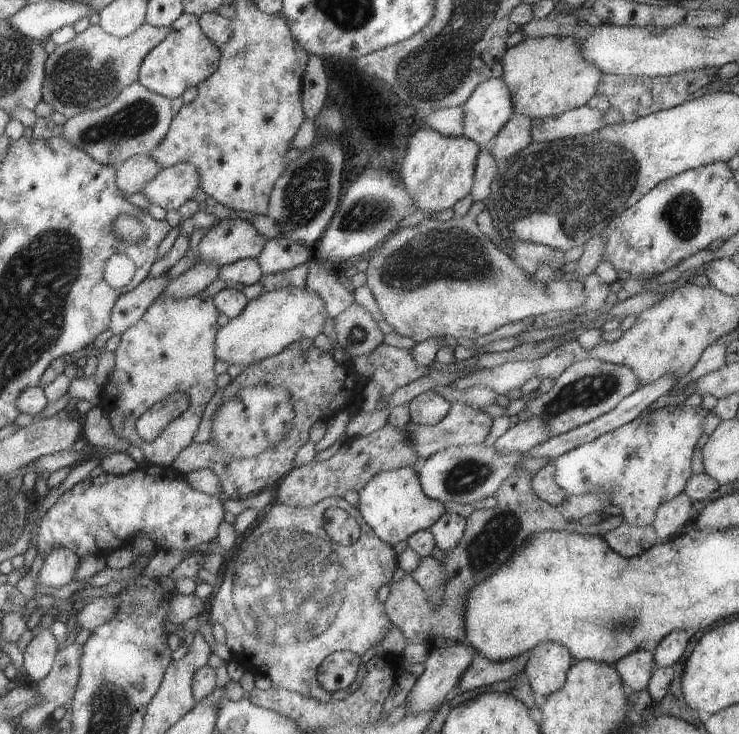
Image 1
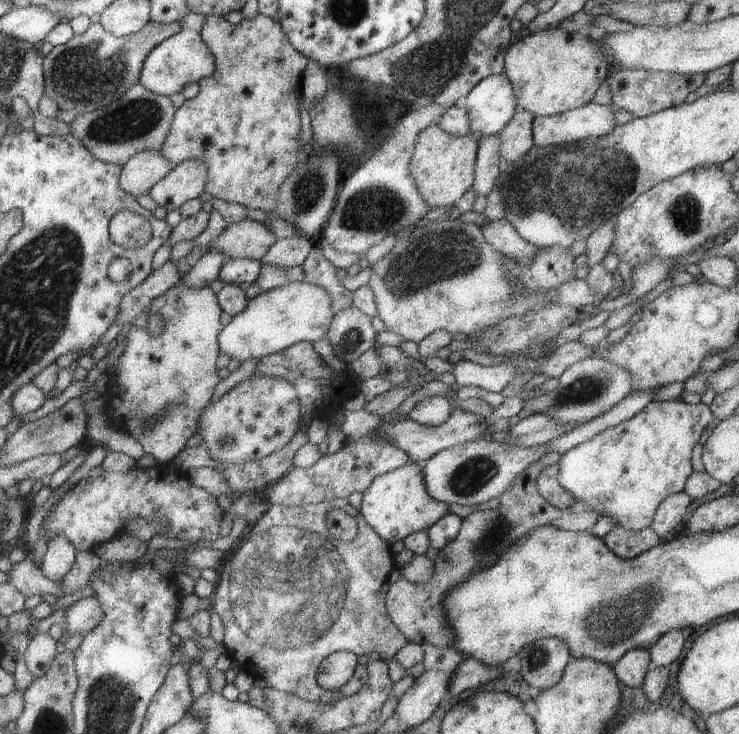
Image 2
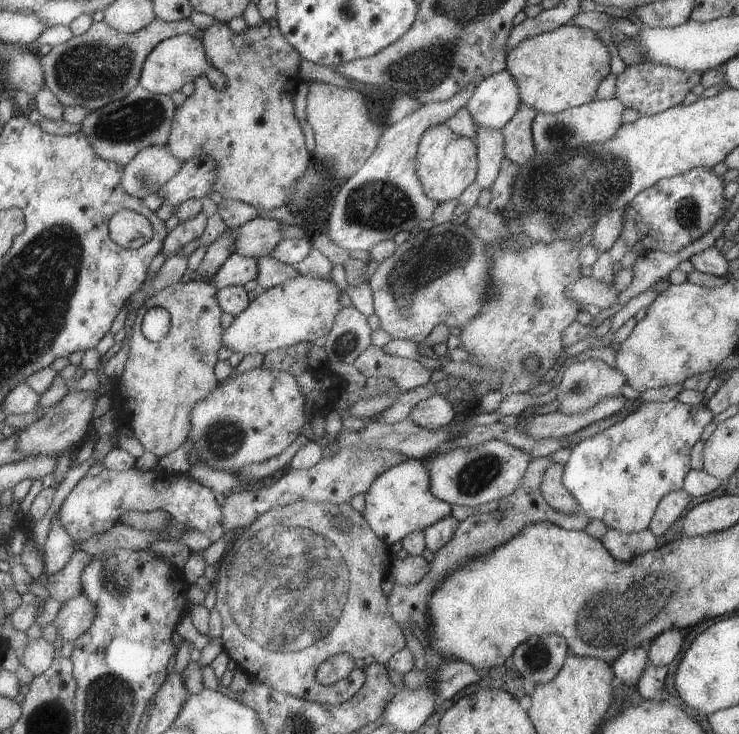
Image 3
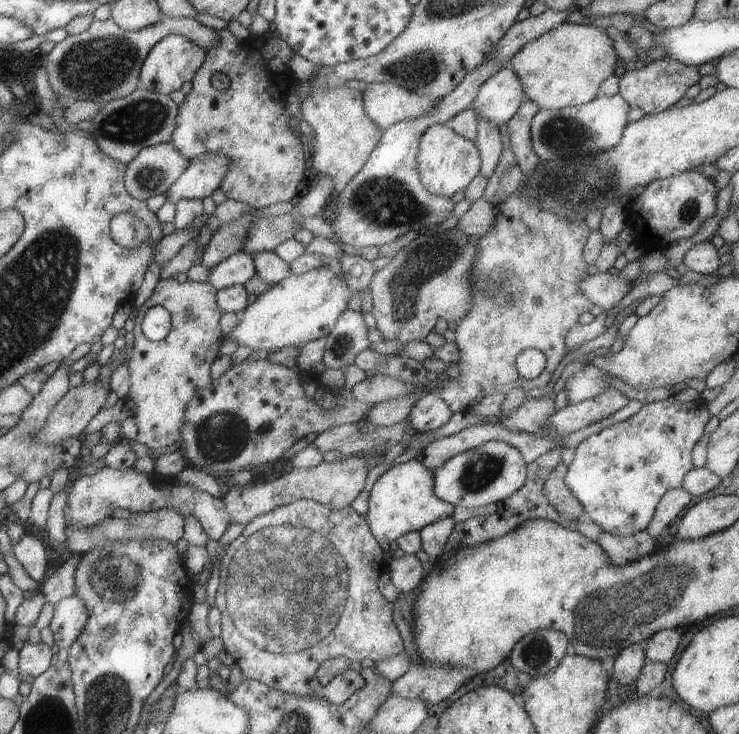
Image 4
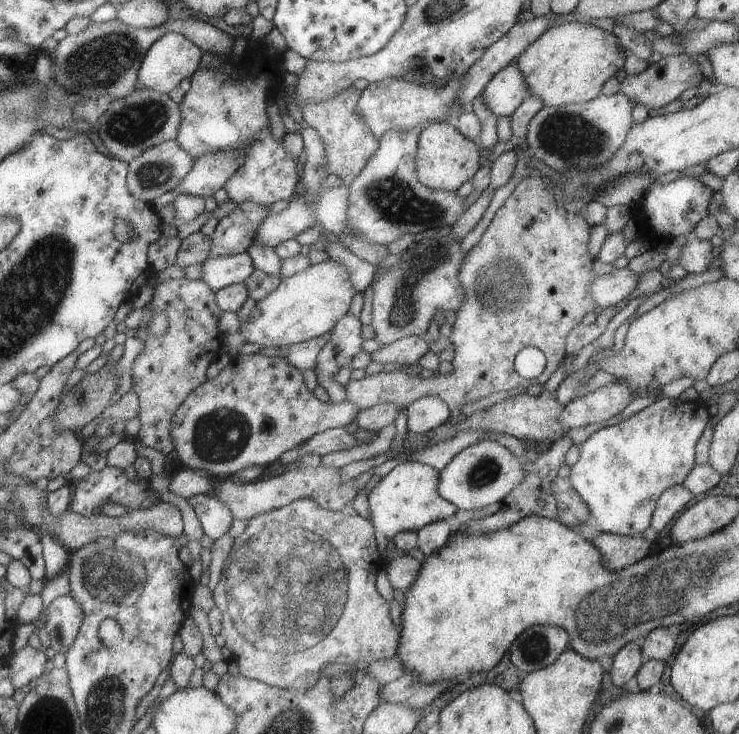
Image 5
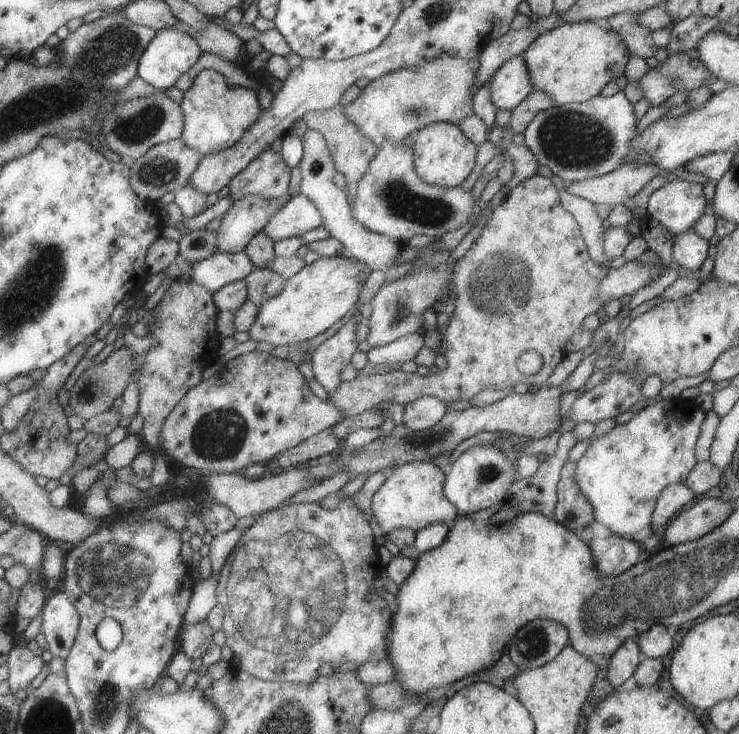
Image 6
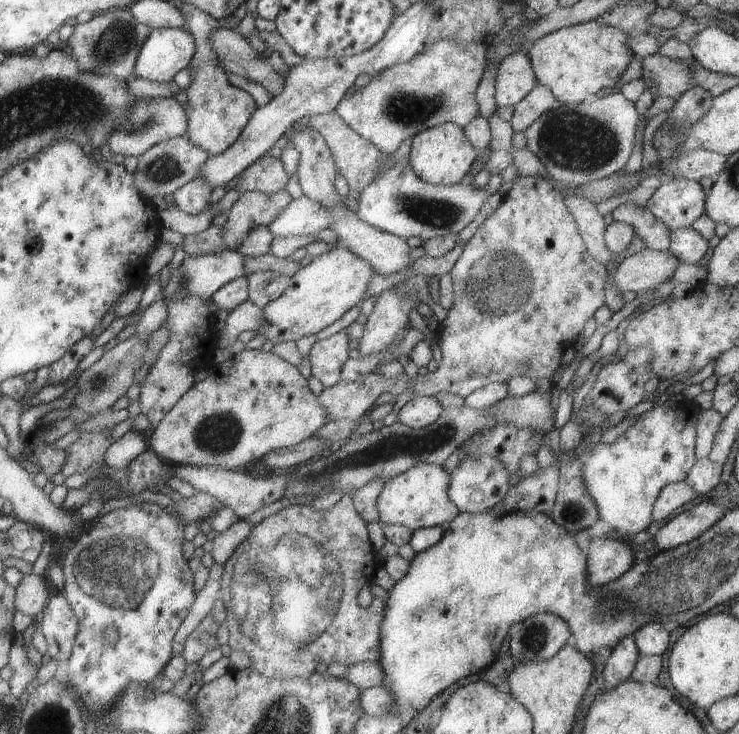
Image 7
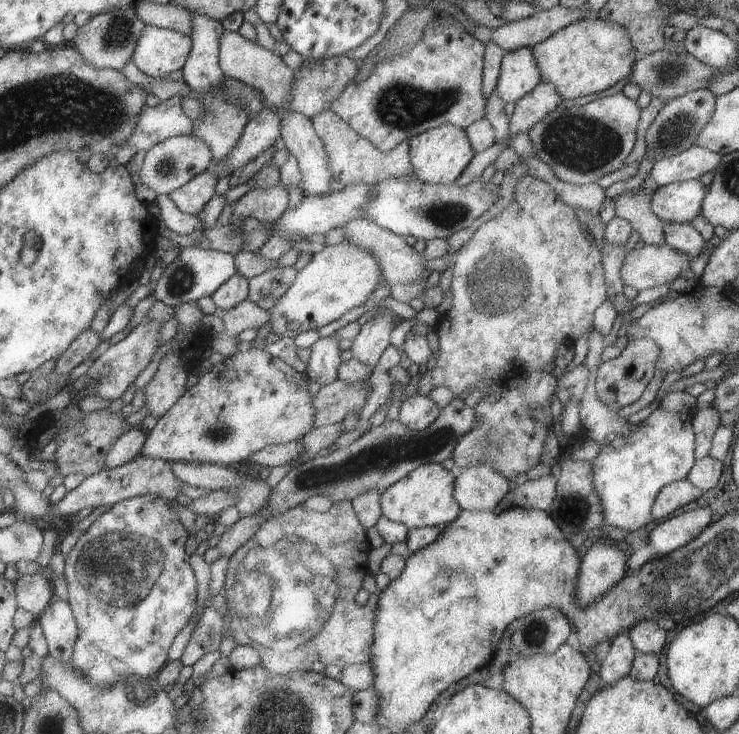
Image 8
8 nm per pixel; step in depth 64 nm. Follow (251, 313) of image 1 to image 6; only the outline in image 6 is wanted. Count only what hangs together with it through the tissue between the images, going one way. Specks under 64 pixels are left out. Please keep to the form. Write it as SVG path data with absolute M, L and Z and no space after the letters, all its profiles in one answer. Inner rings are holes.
M348 254L320 257L287 278L282 292L259 306L258 316L249 330L252 340L282 346L298 344L322 334L352 311L366 279L362 263Z

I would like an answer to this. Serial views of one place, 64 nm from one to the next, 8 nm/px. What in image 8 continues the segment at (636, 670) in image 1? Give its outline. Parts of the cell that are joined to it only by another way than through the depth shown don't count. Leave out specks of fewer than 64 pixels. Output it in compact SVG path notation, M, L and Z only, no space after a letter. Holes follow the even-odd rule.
M620 633L611 641L610 650L600 666L600 678L607 686L629 674L636 651L628 634Z

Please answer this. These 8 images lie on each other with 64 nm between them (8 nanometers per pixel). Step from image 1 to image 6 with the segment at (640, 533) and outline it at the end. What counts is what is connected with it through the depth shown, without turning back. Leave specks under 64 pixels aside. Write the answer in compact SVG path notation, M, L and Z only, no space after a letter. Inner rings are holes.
M616 533L606 538L593 537L589 545L600 576L620 576L642 560L644 550L638 541Z

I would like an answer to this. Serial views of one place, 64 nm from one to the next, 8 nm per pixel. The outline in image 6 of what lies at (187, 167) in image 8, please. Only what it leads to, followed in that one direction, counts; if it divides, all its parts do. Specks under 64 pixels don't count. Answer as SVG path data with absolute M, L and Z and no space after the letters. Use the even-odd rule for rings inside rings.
M182 138L172 139L152 146L140 158L132 162L130 184L132 190L142 200L154 203L168 192L176 192L184 188L190 180L190 176L196 172L198 165L202 162L203 155L200 152L186 146Z

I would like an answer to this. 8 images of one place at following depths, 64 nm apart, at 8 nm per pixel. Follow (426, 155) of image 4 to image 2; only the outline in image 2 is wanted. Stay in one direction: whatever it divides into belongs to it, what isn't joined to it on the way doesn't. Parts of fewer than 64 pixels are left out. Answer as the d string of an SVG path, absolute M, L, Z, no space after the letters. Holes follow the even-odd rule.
M430 125L418 134L410 161L410 174L428 206L450 206L468 192L475 181L478 149L478 141L472 136L452 136L438 125Z

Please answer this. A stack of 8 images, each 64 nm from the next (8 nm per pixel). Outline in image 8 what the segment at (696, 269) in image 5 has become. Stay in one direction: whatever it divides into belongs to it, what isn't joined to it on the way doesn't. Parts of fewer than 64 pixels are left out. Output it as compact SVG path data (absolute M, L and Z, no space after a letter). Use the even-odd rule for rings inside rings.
M662 222L664 226L664 242L674 247L678 252L684 252L686 256L694 258L704 250L706 241L704 237L690 222L676 224L674 222Z

